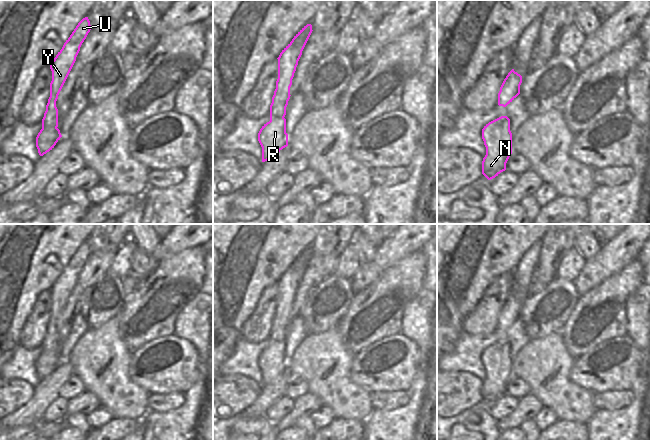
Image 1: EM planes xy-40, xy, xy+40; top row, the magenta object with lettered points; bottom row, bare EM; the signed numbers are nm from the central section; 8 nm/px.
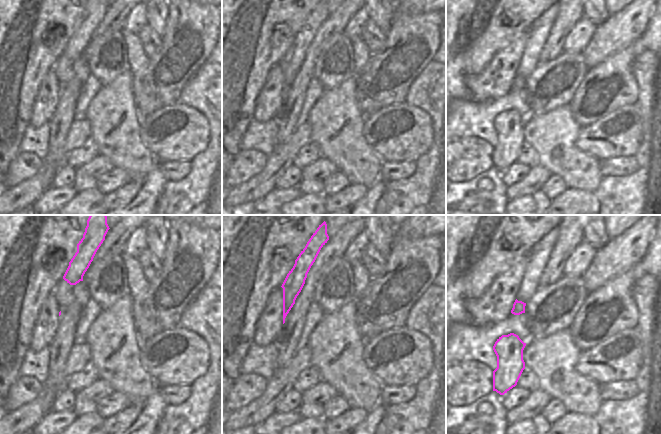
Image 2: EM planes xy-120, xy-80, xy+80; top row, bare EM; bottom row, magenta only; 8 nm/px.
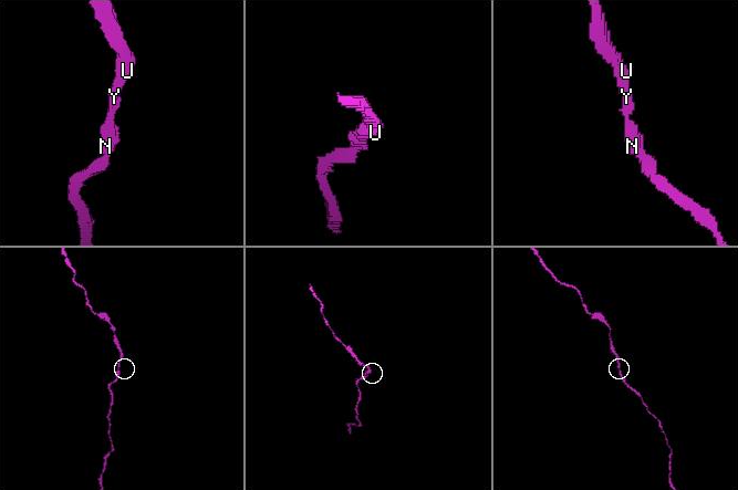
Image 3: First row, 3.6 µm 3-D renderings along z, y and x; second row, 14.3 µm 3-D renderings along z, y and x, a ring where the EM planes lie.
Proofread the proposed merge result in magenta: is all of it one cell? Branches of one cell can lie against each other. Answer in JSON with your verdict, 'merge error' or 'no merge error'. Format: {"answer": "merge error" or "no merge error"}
{"answer": "no merge error"}

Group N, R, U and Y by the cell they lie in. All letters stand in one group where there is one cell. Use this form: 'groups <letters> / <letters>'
groups N R U Y

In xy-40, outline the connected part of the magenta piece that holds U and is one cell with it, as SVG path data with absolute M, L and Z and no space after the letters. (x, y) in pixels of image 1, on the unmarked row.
M88 241L83 242L50 289L52 295L50 321L42 343L42 353L36 361L36 371L40 380L52 374L62 361L60 354L57 352L58 333L56 331L56 325L76 285L80 271L91 253L92 251Z

